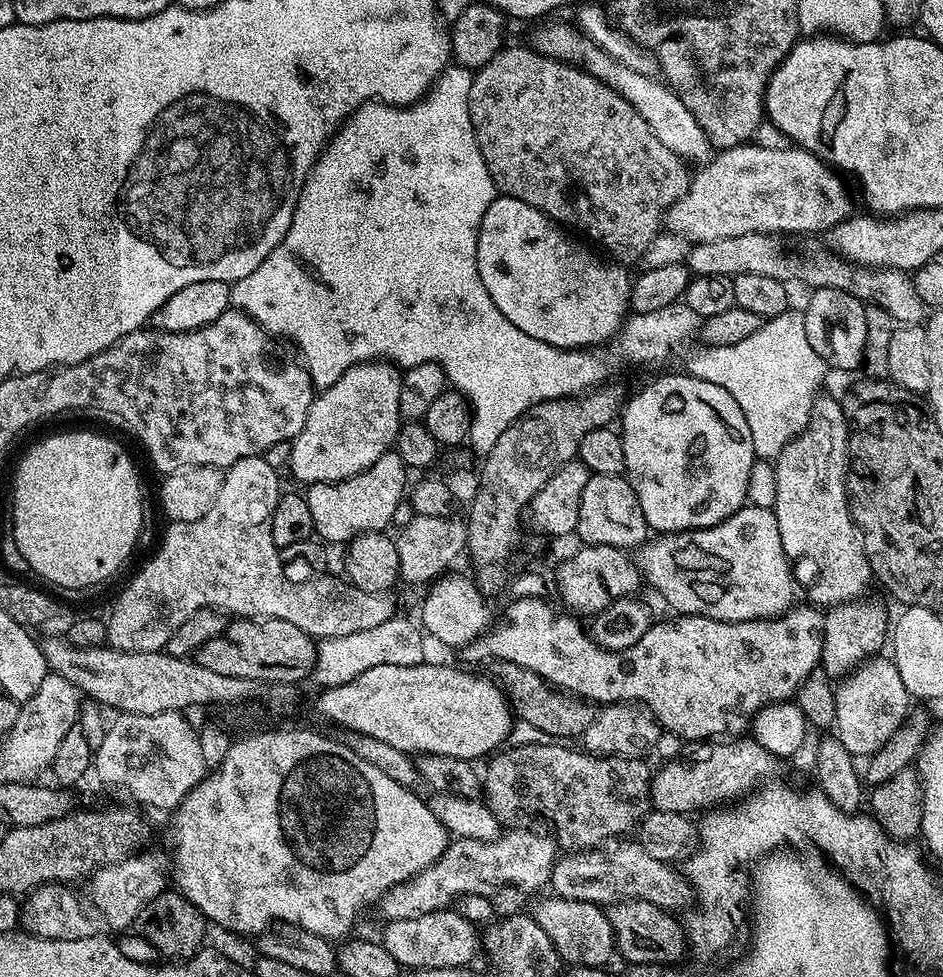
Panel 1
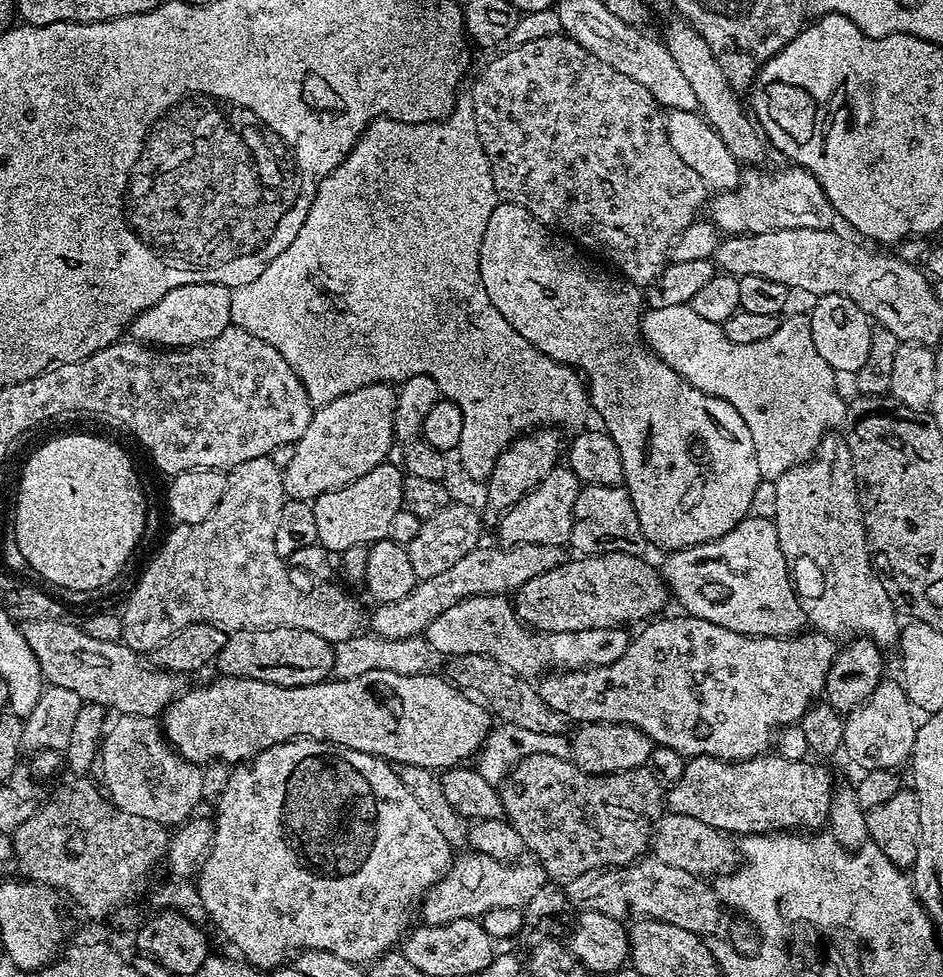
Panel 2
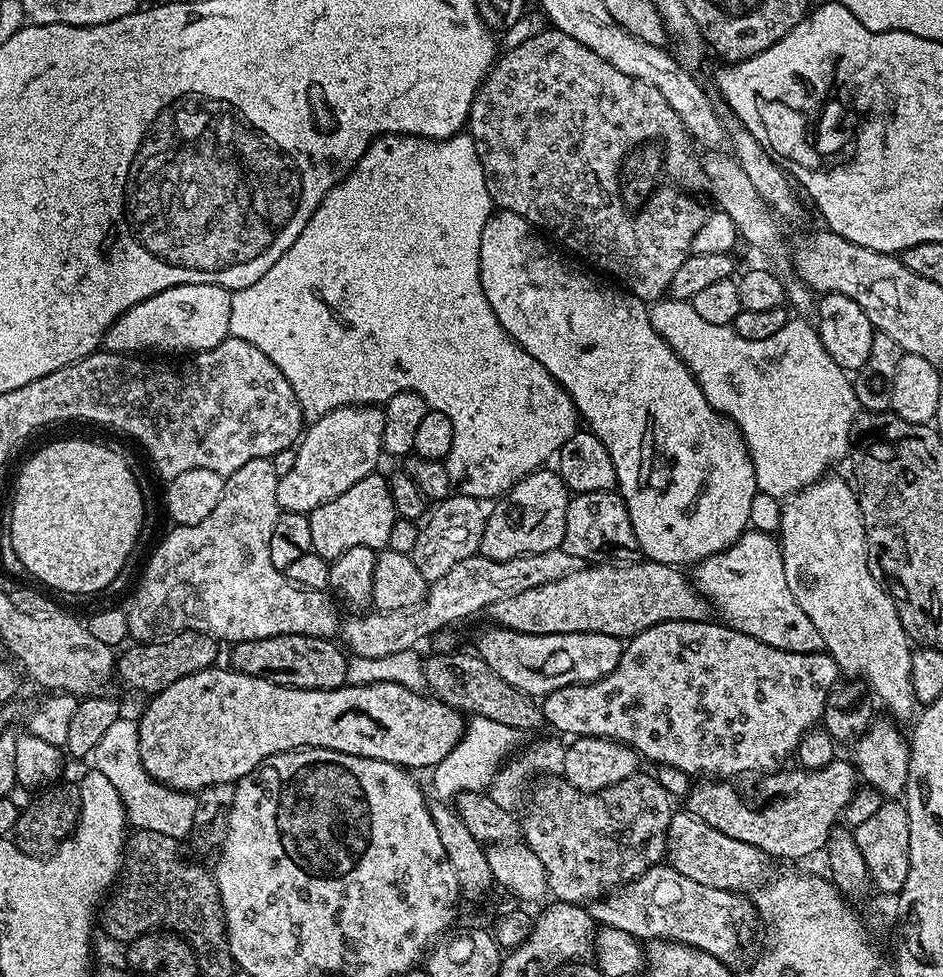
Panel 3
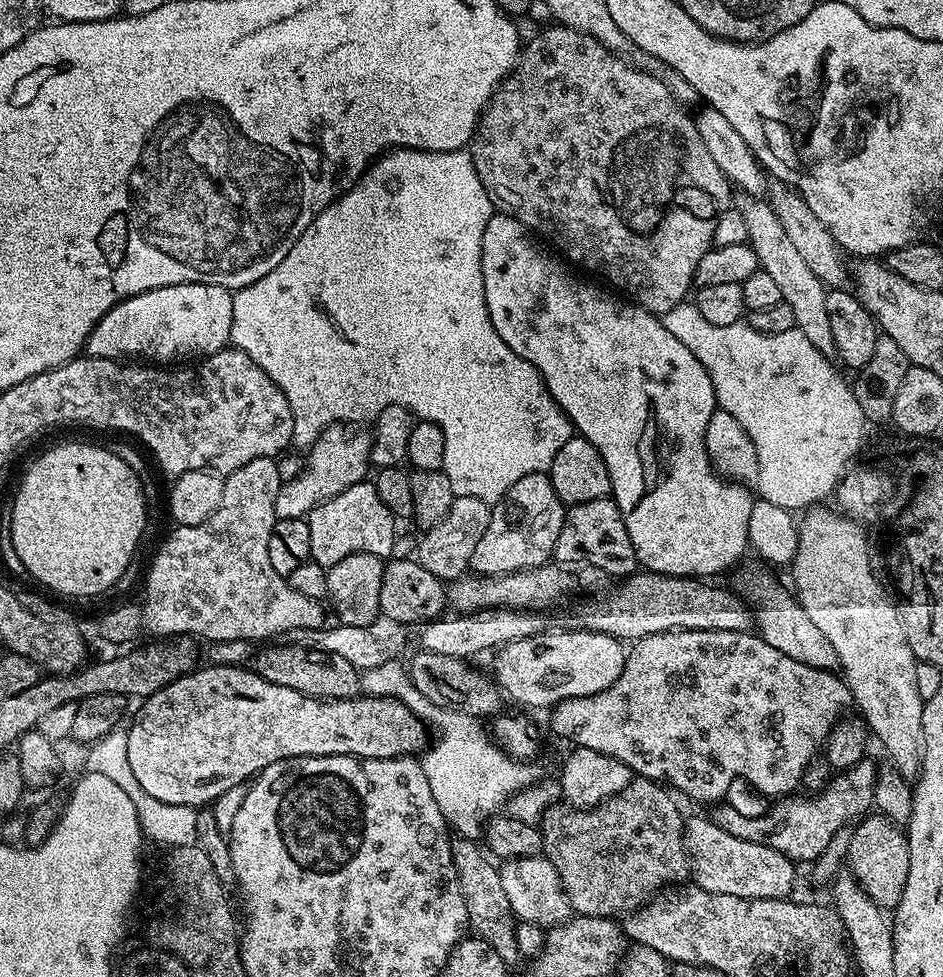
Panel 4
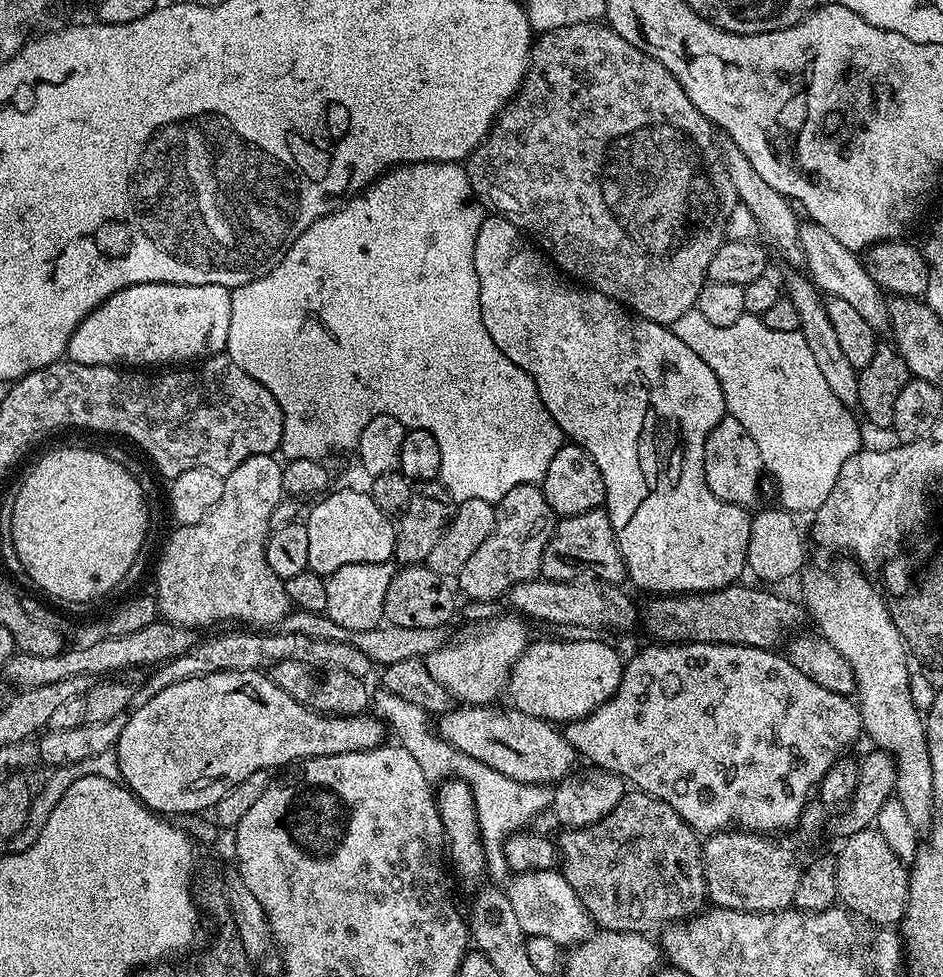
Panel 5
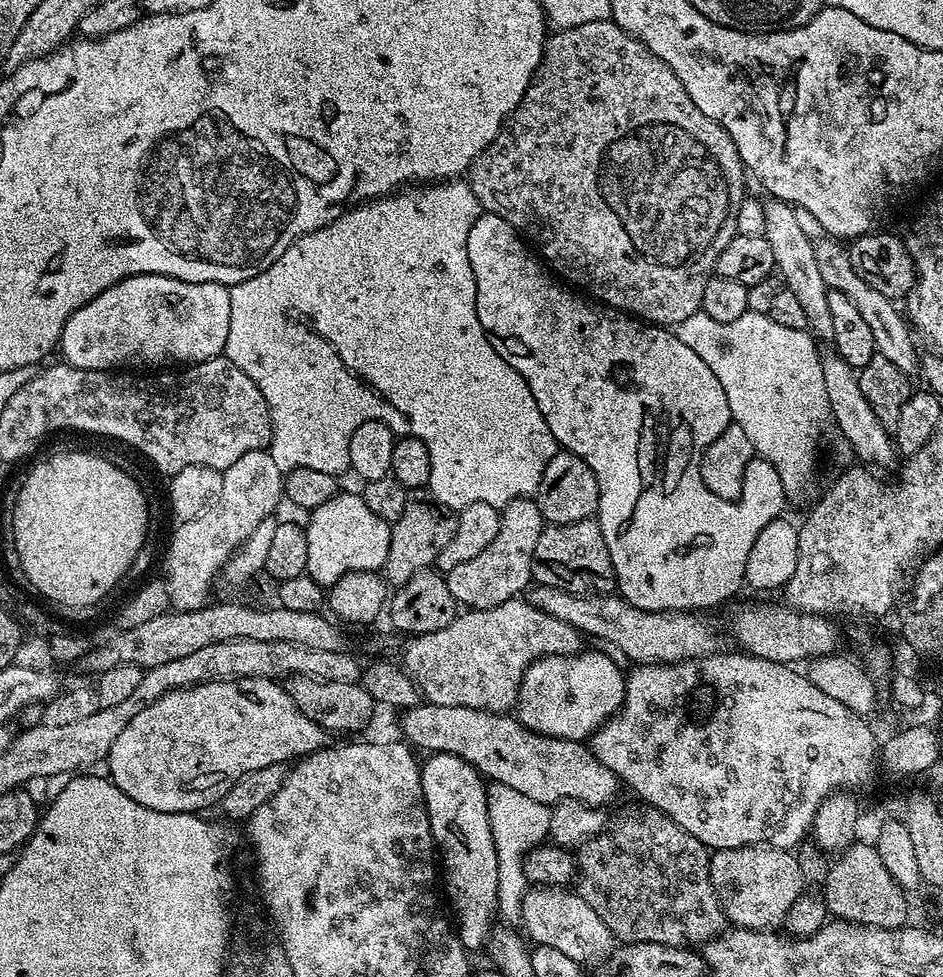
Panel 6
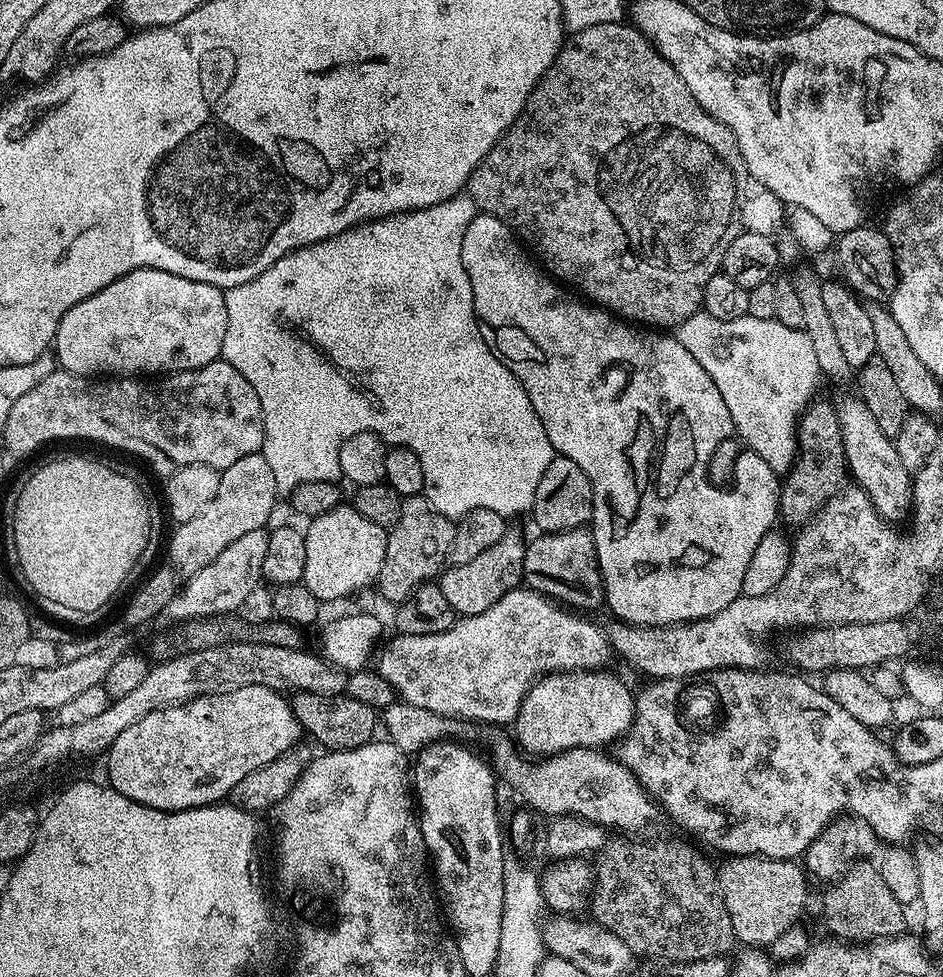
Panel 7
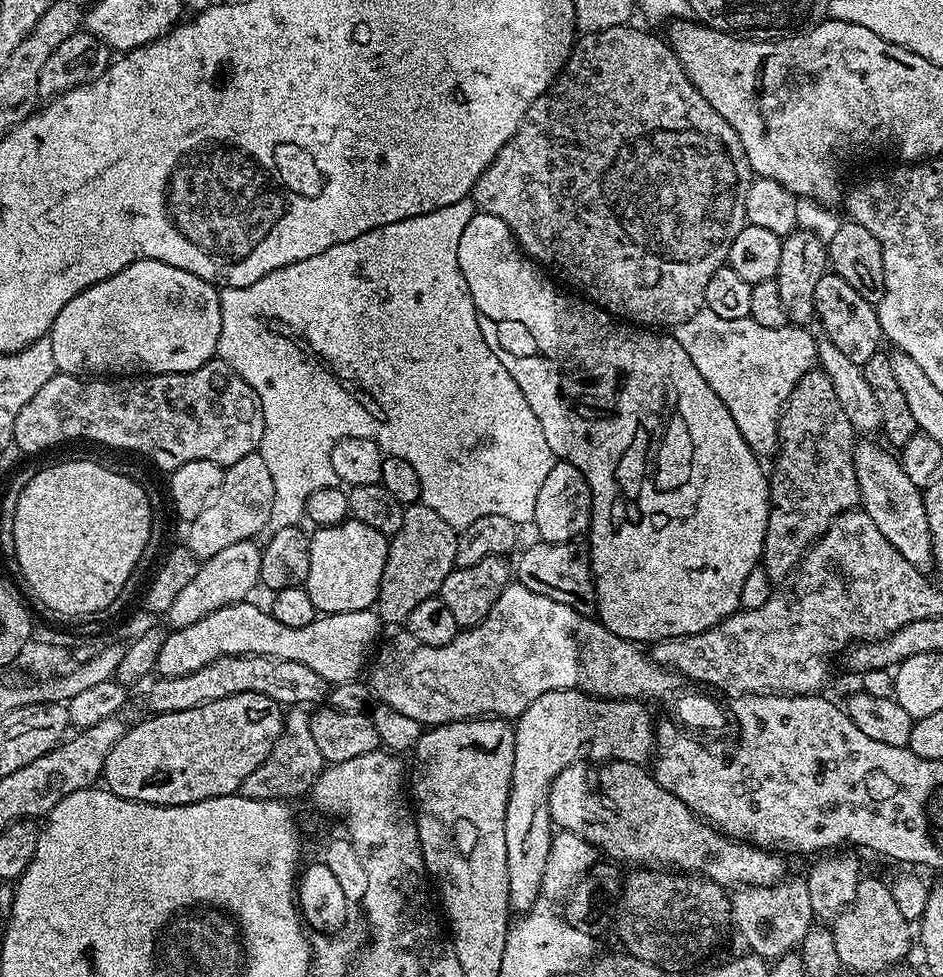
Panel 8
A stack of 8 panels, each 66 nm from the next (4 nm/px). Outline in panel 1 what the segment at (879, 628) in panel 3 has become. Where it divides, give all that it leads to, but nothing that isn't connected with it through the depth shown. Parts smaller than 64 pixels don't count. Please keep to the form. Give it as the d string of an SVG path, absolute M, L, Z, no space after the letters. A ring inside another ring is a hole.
M827 394L817 396L808 425L781 450L774 461L777 476L777 502L774 507L778 518L778 534L782 534L782 550L786 550L797 585L804 587L811 603L816 606L835 606L848 600L859 600L865 595L868 583L873 583L874 569L868 565L864 542L852 521L848 504L849 425L839 399Z

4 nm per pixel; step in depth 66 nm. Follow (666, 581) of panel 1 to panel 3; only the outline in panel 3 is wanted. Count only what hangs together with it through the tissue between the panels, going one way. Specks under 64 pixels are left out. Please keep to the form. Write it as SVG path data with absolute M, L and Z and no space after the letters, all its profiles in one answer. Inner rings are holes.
M746 530L726 550L697 560L690 572L693 587L721 612L734 630L758 638L776 649L788 652L818 652L824 648L822 634L798 606L798 598L786 586L786 566L782 562L780 541L773 533Z

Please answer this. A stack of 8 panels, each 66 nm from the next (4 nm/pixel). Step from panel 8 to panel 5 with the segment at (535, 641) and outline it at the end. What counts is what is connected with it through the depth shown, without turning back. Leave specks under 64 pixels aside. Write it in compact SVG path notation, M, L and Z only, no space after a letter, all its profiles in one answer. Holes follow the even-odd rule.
M511 615L500 616L497 620L488 620L481 628L476 628L473 632L458 637L457 640L456 637L449 639L447 644L444 644L438 651L429 653L426 657L428 673L432 681L437 685L440 683L461 705L488 706L499 701L496 699L500 695L505 695L508 682L512 678L512 667L530 643L530 635L528 636L529 621L519 615Z

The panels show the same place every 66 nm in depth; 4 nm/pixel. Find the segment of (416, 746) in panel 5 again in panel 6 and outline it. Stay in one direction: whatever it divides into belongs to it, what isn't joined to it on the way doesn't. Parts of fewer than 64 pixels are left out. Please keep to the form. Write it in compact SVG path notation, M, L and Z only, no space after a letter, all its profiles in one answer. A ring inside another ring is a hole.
M492 782L488 784L488 813L490 814L490 830L494 838L494 850L498 854L498 898L496 899L496 906L501 913L512 912L512 914L516 914L519 913L520 902L530 887L524 873L525 855L536 845L543 844L549 839L548 831L550 830L552 808L542 802L536 802L534 798L526 798L526 794L514 790L510 786Z

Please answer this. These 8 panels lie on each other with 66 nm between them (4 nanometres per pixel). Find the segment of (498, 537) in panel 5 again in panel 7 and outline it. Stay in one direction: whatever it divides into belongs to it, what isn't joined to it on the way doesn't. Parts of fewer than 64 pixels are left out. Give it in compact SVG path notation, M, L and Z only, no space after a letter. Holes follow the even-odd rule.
M508 530L502 538L498 538L498 542L494 542L494 546L490 546L490 550L482 550L478 558L445 567L438 577L438 583L446 602L450 602L453 613L460 618L482 614L482 610L490 610L490 606L494 606L498 598L521 587L524 579L525 547L526 540L518 533Z

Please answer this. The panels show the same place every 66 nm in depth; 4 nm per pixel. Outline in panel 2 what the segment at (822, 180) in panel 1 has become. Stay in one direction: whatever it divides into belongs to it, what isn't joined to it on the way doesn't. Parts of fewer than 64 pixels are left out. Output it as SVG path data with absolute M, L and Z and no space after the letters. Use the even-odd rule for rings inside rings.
M764 166L749 167L741 171L738 187L731 192L717 191L706 208L717 229L724 234L747 234L770 232L774 228L832 228L832 203L826 198L818 178L799 166L784 167L788 168L776 168L773 172L767 172Z

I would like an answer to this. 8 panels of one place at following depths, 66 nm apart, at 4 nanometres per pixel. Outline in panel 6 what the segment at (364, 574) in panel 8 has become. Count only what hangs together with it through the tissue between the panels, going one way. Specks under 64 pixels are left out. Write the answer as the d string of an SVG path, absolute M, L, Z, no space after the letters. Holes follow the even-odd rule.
M337 491L330 502L311 509L307 513L306 527L306 575L314 578L328 590L343 575L354 571L375 572L383 569L386 554L390 550L392 524L378 518L370 506L366 506L363 495Z

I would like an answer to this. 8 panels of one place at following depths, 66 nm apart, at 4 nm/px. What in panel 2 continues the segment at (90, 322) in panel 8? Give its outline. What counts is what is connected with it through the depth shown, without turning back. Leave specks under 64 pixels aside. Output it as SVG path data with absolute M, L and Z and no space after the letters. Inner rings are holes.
M183 284L170 294L162 294L154 306L142 310L130 322L131 339L149 346L159 346L165 350L189 348L192 344L201 344L218 338L222 330L232 324L230 318L230 298L232 289L221 284Z

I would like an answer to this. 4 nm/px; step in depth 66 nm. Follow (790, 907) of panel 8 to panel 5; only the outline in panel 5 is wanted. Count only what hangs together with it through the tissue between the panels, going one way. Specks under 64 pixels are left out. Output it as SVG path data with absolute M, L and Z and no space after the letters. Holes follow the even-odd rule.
M725 830L709 835L703 841L703 860L707 899L717 908L742 910L743 912L783 912L793 907L794 890L798 890L798 878L802 864L788 848L775 844L775 839L764 834L743 830Z

